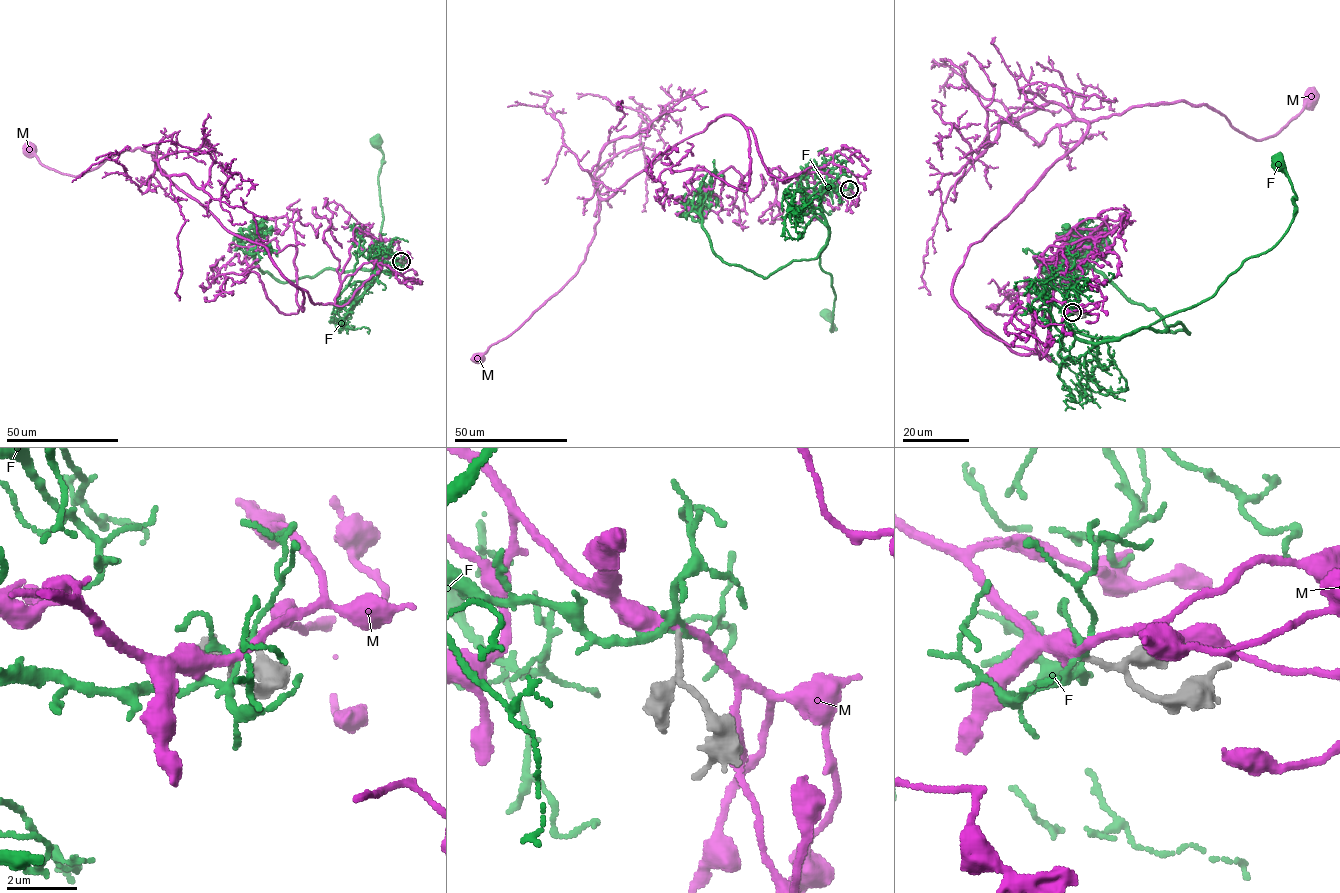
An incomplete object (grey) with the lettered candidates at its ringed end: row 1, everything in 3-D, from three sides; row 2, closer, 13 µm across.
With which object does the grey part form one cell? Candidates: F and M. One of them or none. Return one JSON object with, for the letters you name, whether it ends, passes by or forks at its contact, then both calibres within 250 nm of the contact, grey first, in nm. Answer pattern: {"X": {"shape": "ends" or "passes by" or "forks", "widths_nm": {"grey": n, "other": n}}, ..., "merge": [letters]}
{"merge": []}

